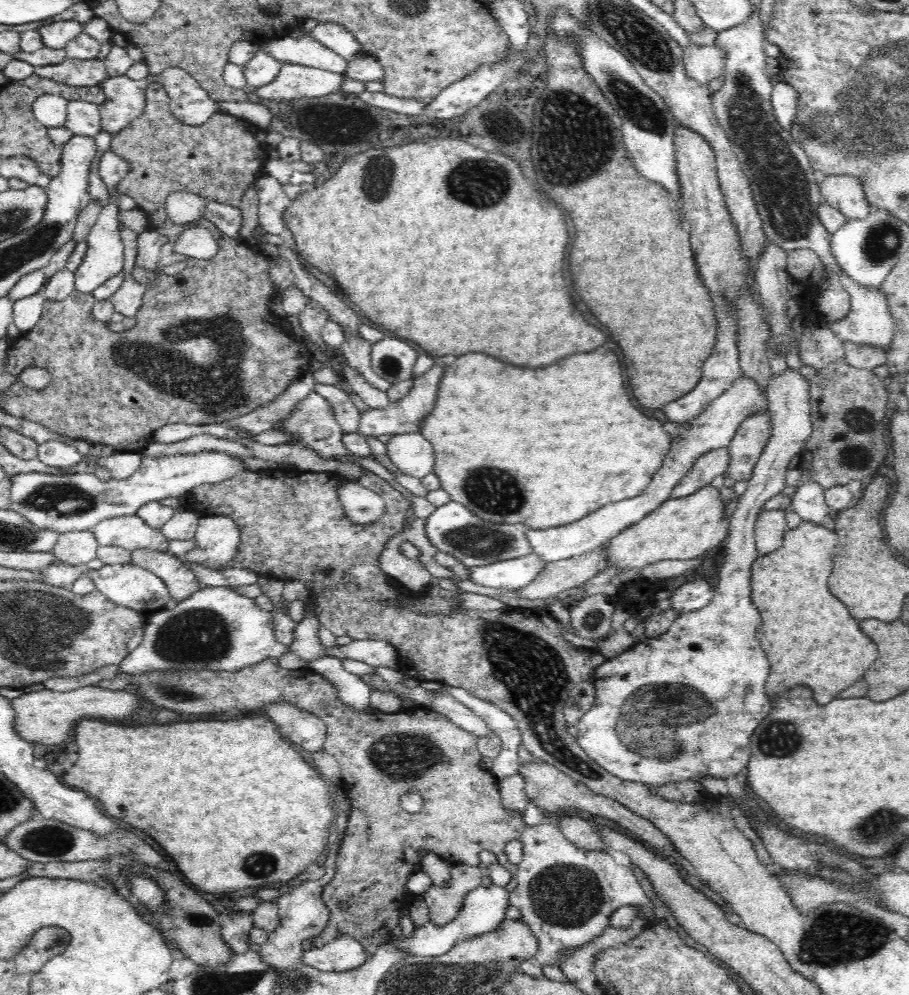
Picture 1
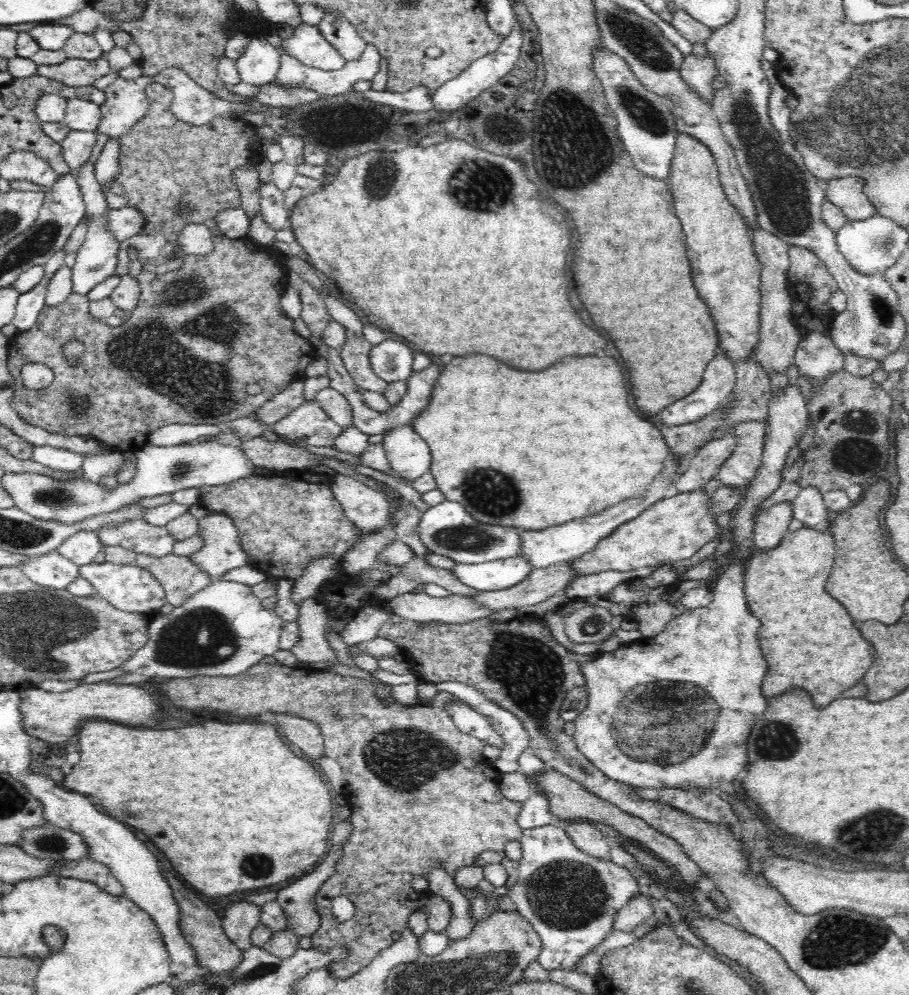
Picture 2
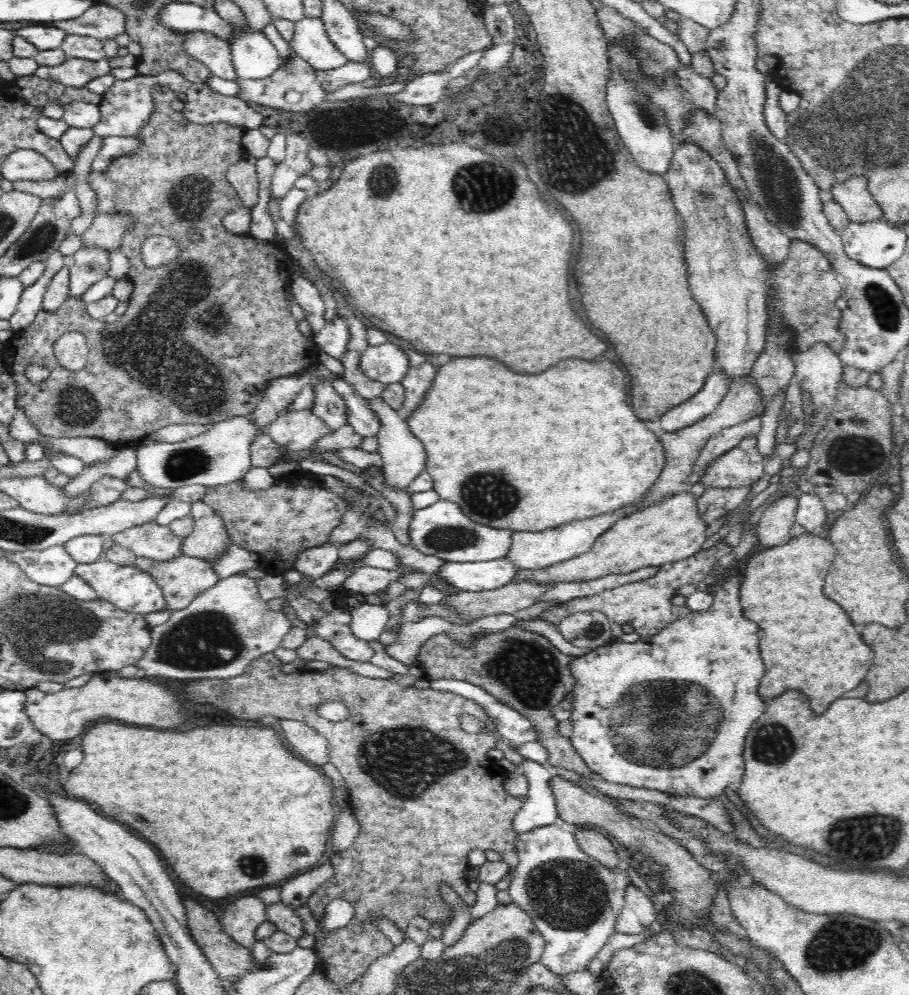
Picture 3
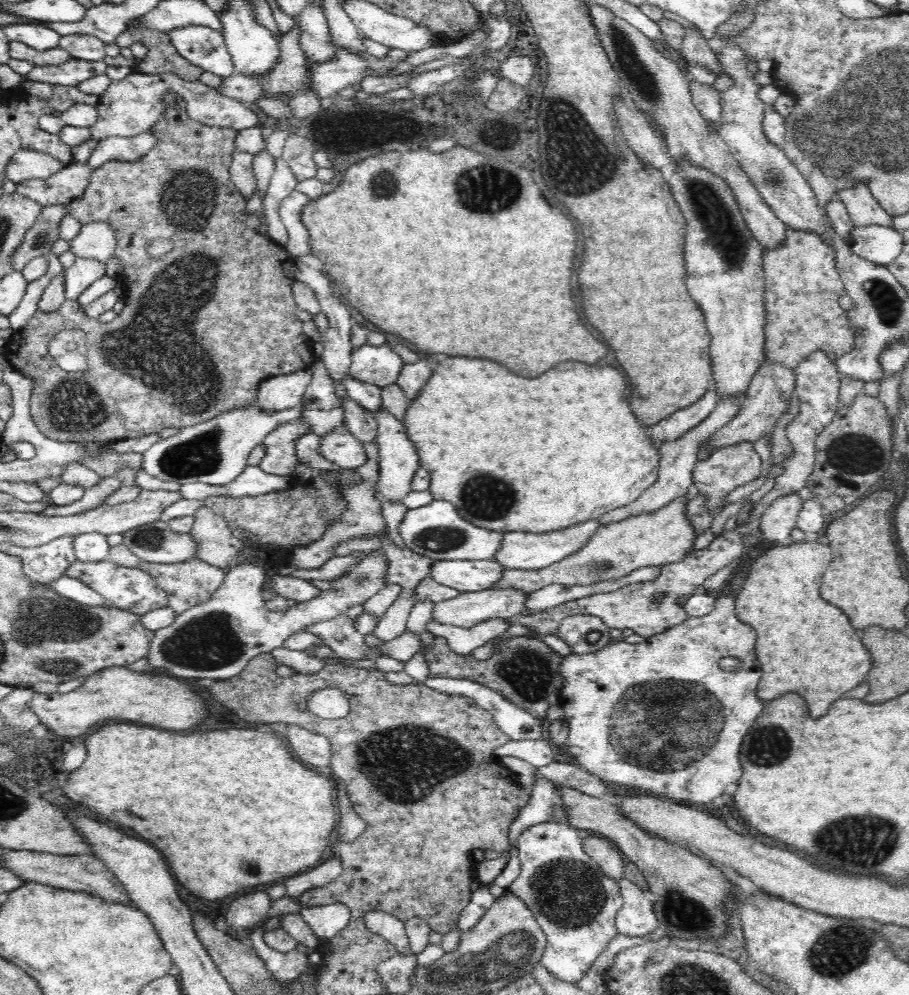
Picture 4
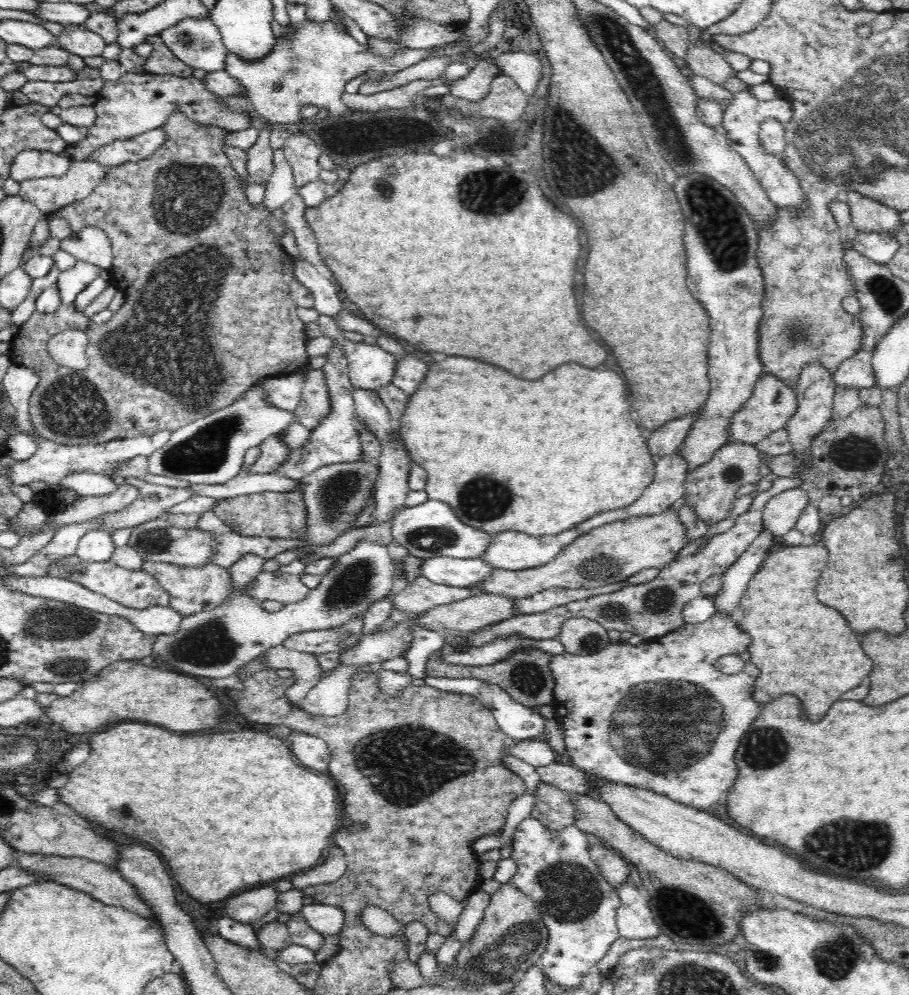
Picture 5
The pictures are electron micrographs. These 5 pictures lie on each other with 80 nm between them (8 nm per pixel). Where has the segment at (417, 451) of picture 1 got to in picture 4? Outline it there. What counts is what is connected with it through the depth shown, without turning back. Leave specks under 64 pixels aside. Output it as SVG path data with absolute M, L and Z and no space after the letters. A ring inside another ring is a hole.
M385 410L376 414L377 438L379 446L379 477L375 489L389 501L403 503L405 496L411 491L411 482L416 470L420 468L419 456L413 442L405 433L403 421Z

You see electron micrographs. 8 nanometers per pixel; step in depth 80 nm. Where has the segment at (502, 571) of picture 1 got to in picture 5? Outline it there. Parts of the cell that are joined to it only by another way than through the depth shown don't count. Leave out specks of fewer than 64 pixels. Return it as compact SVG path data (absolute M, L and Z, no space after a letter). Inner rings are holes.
M437 556L421 560L421 575L441 585L471 589L485 581L493 566L476 558Z

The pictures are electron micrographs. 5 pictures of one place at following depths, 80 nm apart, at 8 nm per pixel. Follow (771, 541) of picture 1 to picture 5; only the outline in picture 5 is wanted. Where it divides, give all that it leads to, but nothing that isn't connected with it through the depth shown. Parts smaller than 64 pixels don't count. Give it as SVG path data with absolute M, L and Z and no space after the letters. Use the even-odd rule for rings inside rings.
M804 484L774 496L763 510L764 529L779 543L784 534L795 528L796 521L809 503L809 487Z

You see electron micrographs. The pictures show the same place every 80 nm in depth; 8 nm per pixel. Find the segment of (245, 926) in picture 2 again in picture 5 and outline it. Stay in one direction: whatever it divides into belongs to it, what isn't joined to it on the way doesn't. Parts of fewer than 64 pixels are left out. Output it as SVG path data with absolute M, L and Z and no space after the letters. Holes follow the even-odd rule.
M275 885L252 889L227 898L225 910L230 918L250 925L270 912L272 908L276 908L280 893Z

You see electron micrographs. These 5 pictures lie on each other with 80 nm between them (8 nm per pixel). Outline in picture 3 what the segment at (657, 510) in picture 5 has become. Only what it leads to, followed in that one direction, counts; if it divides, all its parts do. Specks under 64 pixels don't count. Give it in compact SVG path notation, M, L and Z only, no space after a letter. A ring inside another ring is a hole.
M748 374L748 376L742 376L738 380L734 380L726 396L724 396L720 404L716 407L716 410L712 414L708 414L708 416L702 418L700 422L696 422L692 426L686 426L682 430L676 430L676 432L662 432L660 428L656 427L654 432L660 439L665 450L664 468L659 474L658 480L633 505L637 508L648 508L648 506L663 502L665 499L671 498L680 492L688 491L690 488L688 486L690 472L692 472L692 468L696 464L696 458L700 456L700 452L706 446L708 439L713 438L717 432L725 428L740 424L753 416L762 415L766 410L765 405L759 388L755 386L751 374Z

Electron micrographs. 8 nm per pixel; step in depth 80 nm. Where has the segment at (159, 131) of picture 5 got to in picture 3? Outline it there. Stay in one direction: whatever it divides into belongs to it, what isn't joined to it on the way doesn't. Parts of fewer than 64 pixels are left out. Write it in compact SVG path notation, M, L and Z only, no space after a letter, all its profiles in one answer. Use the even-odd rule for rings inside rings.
M107 136L103 138L102 146L91 164L91 170L103 173L113 160L134 154L138 148L138 137Z

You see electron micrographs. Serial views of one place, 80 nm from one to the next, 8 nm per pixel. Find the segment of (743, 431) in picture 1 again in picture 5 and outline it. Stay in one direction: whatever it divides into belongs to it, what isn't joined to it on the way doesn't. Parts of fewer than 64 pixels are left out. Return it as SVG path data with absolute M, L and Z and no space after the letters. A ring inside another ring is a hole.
M733 442L722 445L714 454L712 460L702 466L696 466L687 474L684 485L685 504L693 506L695 516L706 524L716 524L728 518L734 510L738 491L742 486L758 484L760 482L759 450L755 445Z

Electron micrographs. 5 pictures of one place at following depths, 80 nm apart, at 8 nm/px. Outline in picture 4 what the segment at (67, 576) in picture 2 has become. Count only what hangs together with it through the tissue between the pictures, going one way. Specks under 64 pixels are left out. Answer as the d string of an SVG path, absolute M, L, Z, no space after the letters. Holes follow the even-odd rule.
M64 535L37 547L18 546L16 557L20 557L24 574L42 585L59 579L77 559L74 556L74 538L74 535Z

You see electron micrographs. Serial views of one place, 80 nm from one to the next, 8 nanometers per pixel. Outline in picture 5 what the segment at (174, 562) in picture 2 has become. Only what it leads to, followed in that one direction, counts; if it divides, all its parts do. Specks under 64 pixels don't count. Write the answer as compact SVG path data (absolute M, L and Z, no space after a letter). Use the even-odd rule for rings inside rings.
M144 561L142 570L152 575L170 595L169 606L182 616L196 614L204 610L214 610L216 606L232 598L232 575L229 568L214 563L202 566L178 566L165 562Z

